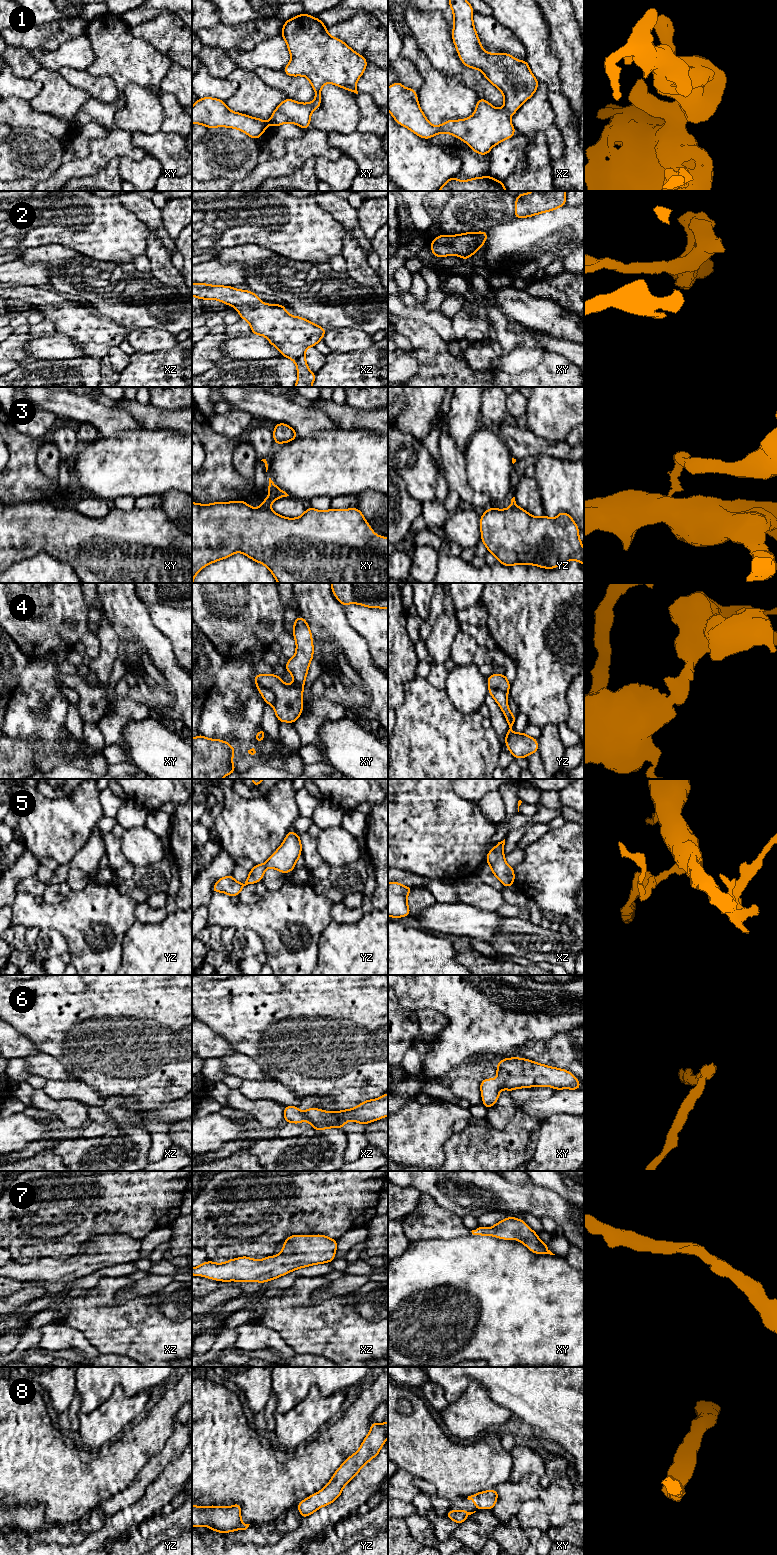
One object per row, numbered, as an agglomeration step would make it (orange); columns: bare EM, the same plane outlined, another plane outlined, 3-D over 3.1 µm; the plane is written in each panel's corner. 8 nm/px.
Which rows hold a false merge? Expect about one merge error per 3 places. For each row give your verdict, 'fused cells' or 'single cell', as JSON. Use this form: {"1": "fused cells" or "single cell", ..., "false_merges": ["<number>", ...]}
{"1": "single cell", "2": "single cell", "3": "fused cells", "4": "fused cells", "5": "single cell", "6": "single cell", "7": "single cell", "8": "single cell", "false_merges": ["3", "4"]}

